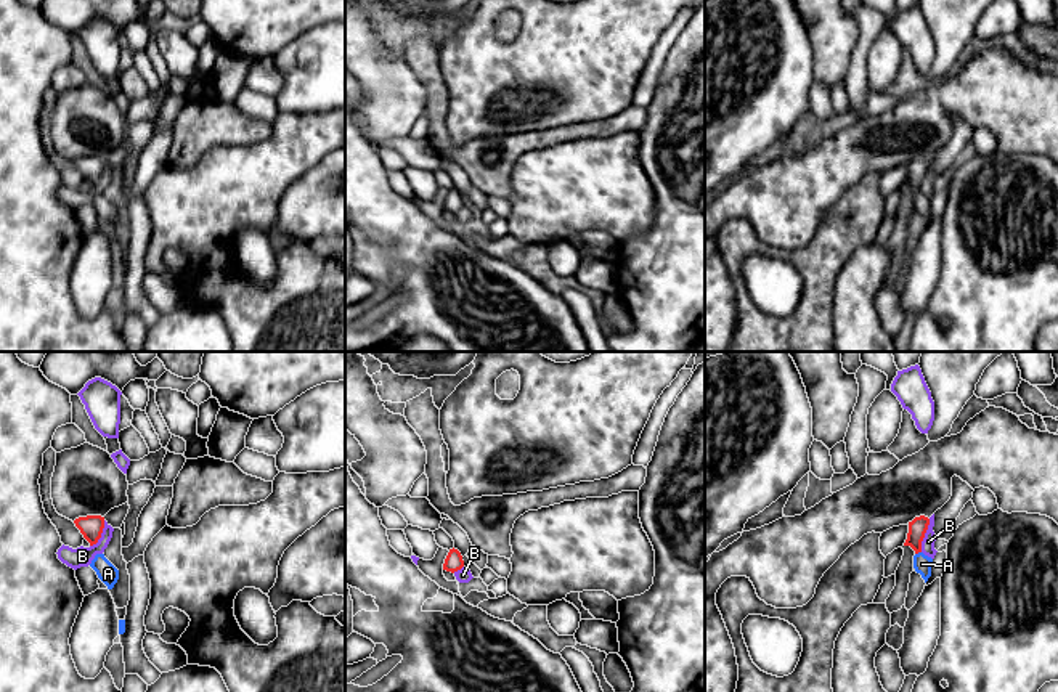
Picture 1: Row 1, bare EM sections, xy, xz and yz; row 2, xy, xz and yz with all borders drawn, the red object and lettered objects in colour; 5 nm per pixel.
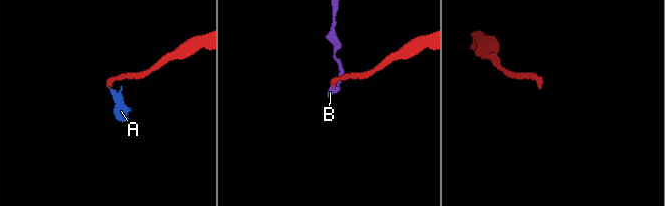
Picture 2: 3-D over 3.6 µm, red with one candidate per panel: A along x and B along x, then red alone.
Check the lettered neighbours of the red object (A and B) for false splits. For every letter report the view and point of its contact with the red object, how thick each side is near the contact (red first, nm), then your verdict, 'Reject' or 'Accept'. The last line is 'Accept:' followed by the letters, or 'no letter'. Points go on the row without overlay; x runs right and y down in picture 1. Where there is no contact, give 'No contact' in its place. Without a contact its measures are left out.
A: Touches red at yz (917, 193). Thickness 90 nm (red) against 90 nm. Accept
B: Touches red at yz (923, 175). Thickness 90 nm (red) against 70 nm. Reject
Accept: A

